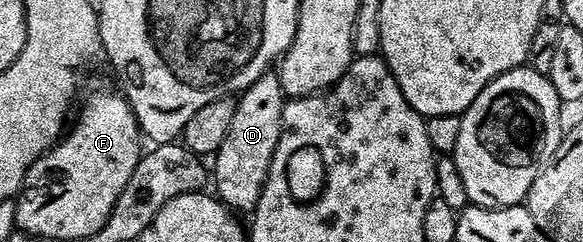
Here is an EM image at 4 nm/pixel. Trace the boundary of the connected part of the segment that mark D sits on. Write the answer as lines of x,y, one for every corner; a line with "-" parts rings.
268,69
253,85
249,85
238,96
233,121
225,141
221,141
219,150
213,156
213,187
235,211
254,212
261,197
263,182
267,179
277,141
281,137
281,113
285,96
278,74

